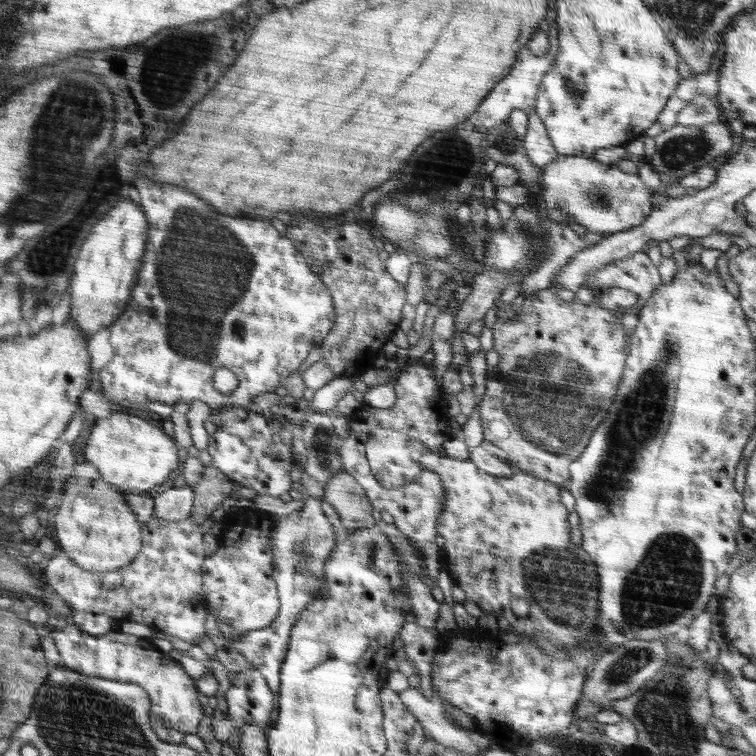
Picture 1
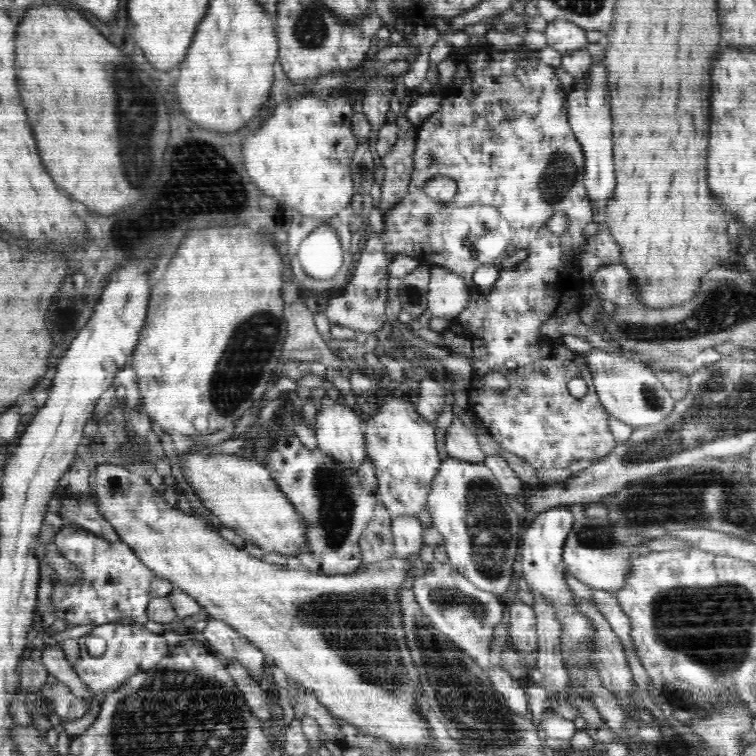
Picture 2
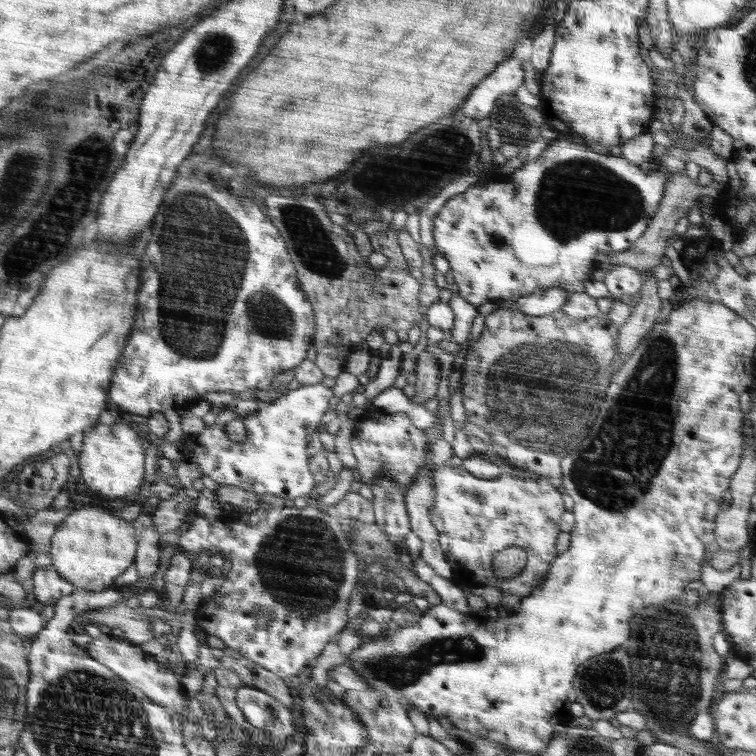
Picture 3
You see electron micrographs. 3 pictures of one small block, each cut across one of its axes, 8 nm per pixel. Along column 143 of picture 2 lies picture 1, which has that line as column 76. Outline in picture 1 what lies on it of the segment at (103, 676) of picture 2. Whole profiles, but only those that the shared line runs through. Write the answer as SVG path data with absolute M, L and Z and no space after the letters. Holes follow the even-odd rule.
M74 624L48 630L58 648L62 666L86 676L138 684L149 694L153 719L185 735L198 732L200 722L208 712L202 711L204 706L198 700L195 682L181 664L158 649L152 639L130 639L112 633L92 636Z

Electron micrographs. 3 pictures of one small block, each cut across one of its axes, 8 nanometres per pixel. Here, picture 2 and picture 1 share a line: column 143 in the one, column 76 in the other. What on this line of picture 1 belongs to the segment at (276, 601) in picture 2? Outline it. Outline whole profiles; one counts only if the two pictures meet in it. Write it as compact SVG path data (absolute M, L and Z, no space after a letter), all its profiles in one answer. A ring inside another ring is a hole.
M73 475L72 478L68 478L64 484L62 502L57 509L52 518L55 518L56 522L53 531L60 545L59 551L69 554L71 560L84 569L106 572L125 567L132 563L132 558L136 559L136 554L140 554L140 546L144 546L143 538L140 538L140 524L136 520L136 514L126 504L124 494L120 494L116 485L102 477L92 480Z

